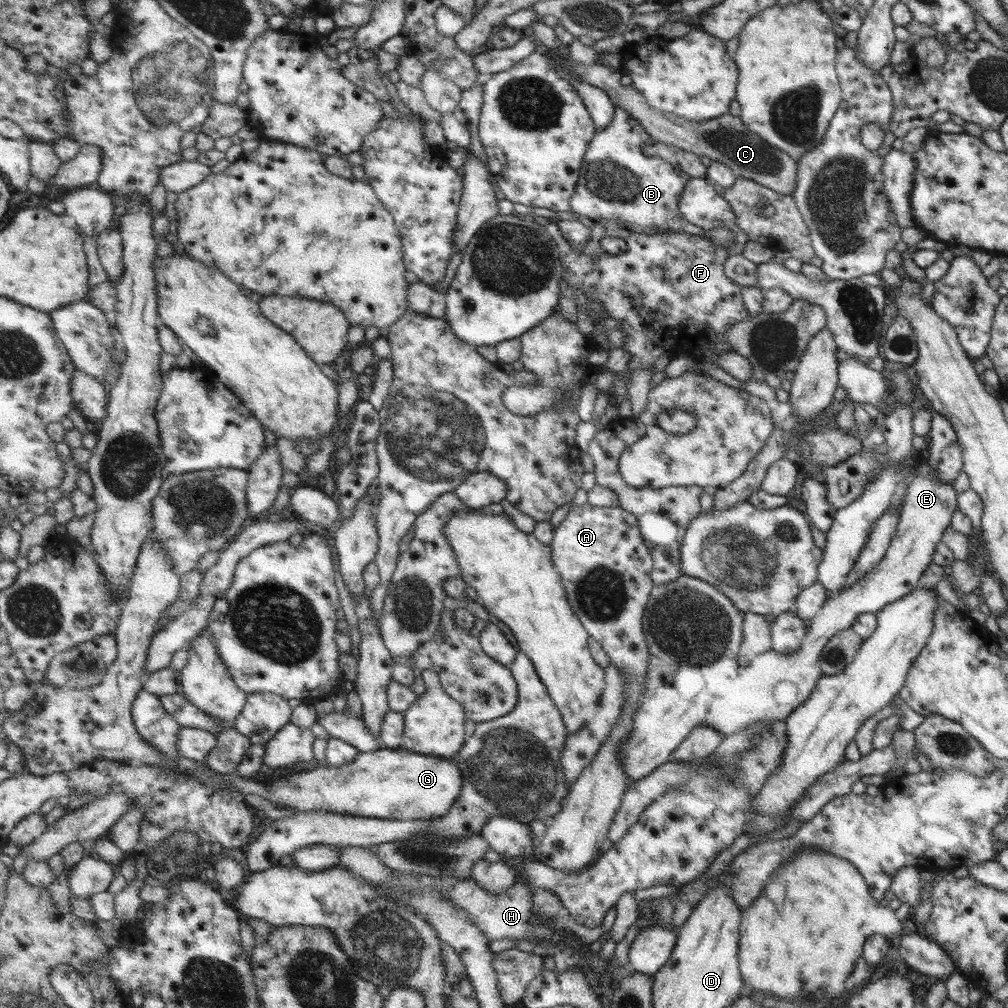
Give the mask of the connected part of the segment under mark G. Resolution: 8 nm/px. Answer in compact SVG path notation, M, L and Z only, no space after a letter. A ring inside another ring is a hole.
M397 748L397 749L377 749L373 752L360 752L357 755L357 758L348 766L330 766L330 764L319 764L318 767L311 769L309 771L301 771L301 773L291 773L287 774L287 777L276 777L261 782L264 783L267 787L269 787L269 794L267 795L267 799L271 802L276 802L277 804L281 804L284 807L292 808L295 812L297 811L315 811L319 812L323 809L344 814L344 815L355 815L361 817L369 817L369 818L377 818L383 817L384 819L391 820L410 820L411 822L415 822L415 820L433 820L434 818L439 818L440 816L445 816L450 813L452 807L455 806L457 799L461 796L461 791L464 790L464 776L462 775L462 770L460 766L452 760L444 759L443 757L433 756L433 755L424 755L421 753L416 753L405 748Z

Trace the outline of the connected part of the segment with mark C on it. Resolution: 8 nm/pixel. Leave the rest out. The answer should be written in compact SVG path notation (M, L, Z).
M569 59L569 67L570 70L574 70L576 76L580 76L585 82L602 88L614 102L614 105L625 109L631 117L639 120L639 123L645 127L645 131L658 143L674 145L685 151L693 152L697 156L706 156L711 161L727 166L735 178L747 178L747 180L784 195L790 195L793 192L795 182L797 182L795 181L796 162L791 160L785 152L769 146L757 134L747 130L741 124L741 119L738 116L726 113L717 116L717 118L689 122L681 116L659 112L659 110L651 108L643 93L639 92L635 85L625 86L622 83L623 72L621 70L601 66L597 63L579 64L573 59Z

